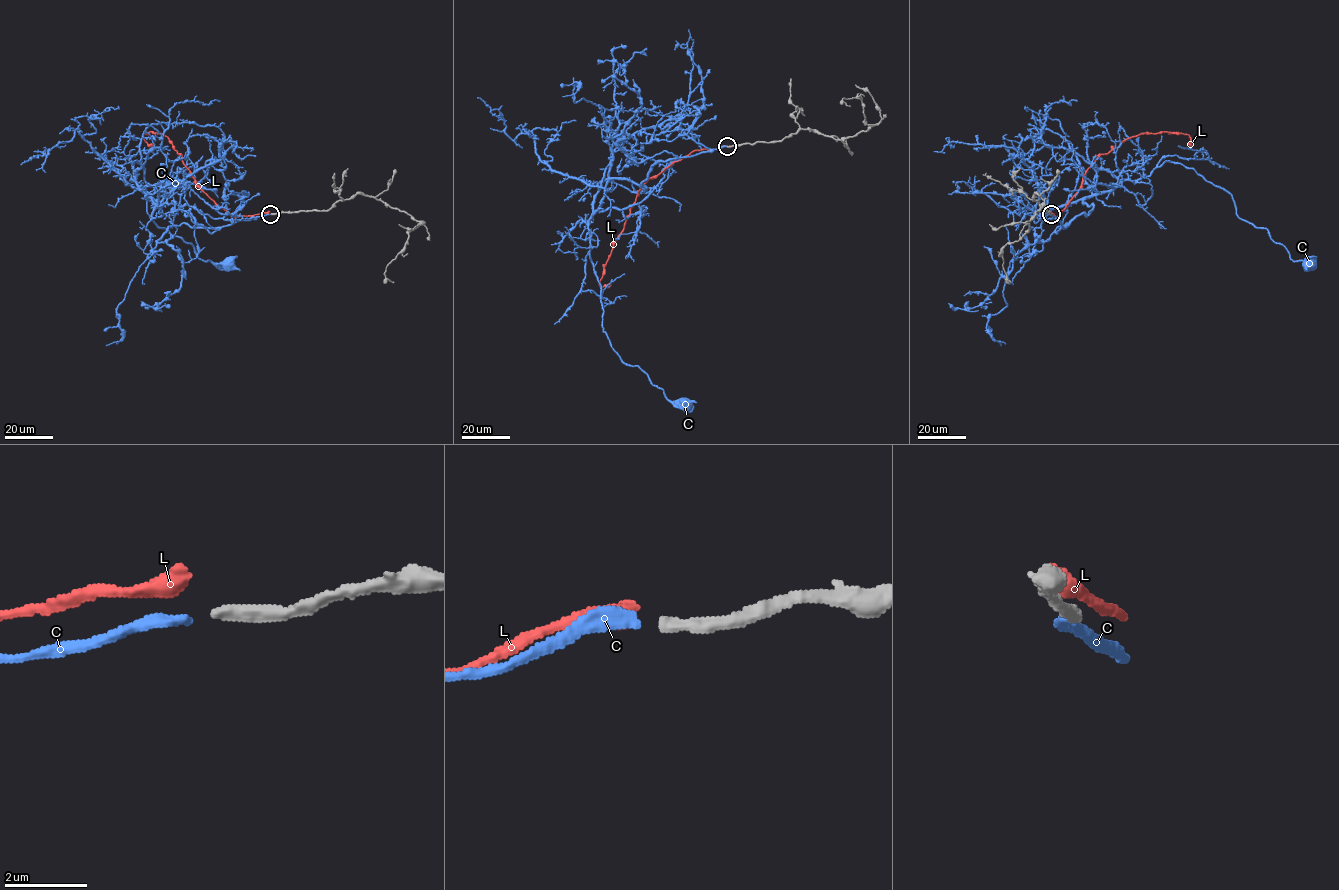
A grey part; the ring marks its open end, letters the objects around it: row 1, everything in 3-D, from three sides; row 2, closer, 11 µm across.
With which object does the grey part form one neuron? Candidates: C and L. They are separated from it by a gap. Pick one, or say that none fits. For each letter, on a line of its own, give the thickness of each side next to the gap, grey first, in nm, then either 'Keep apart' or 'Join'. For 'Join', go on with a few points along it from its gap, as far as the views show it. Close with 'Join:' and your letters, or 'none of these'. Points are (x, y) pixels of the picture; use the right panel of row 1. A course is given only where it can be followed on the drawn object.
C: Thickness 320 nm (grey) against 320 nm. Join. Its course: (1051, 214), (1065, 228), (1093, 208), (1083, 202), (1090, 195), (1179, 162), (1224, 188), (1240, 218), (1309, 264)
L: Thickness 320 nm (grey) against 500 nm. Keep apart
Join: C

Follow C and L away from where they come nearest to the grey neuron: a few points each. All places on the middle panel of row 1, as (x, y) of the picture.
C: (726, 146), (658, 161), (642, 182), (645, 188), (611, 179), (588, 227), (611, 347), (668, 399), (686, 404)
L: (725, 146), (694, 150), (649, 179), (639, 189), (599, 284), (611, 285)

